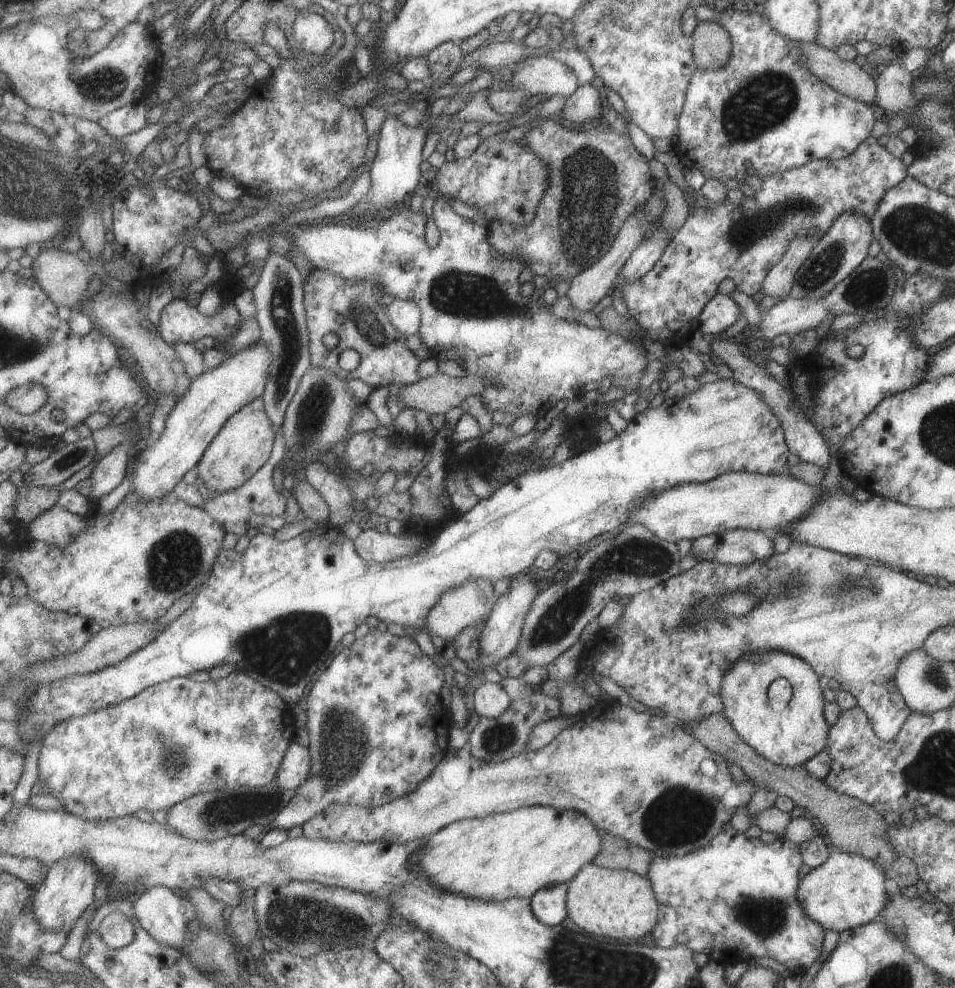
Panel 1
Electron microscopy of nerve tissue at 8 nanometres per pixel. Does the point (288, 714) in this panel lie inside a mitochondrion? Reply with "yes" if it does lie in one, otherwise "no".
no

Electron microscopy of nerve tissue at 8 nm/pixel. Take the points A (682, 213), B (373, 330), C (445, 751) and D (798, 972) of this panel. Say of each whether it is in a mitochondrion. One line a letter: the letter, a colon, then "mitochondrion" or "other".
A: other
B: mitochondrion
C: other
D: other

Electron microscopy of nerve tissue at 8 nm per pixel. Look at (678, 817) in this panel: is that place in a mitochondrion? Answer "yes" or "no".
yes

